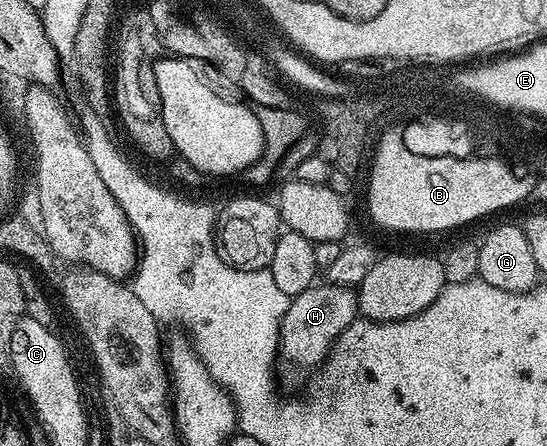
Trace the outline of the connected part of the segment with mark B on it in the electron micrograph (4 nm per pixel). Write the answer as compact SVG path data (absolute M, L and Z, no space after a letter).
M386 131L379 137L376 161L368 176L368 212L376 224L392 232L444 232L447 228L460 228L471 220L480 220L499 208L508 208L525 199L524 188L510 172L489 162L460 162L431 160L427 154L420 156L411 147L404 148L399 131Z

